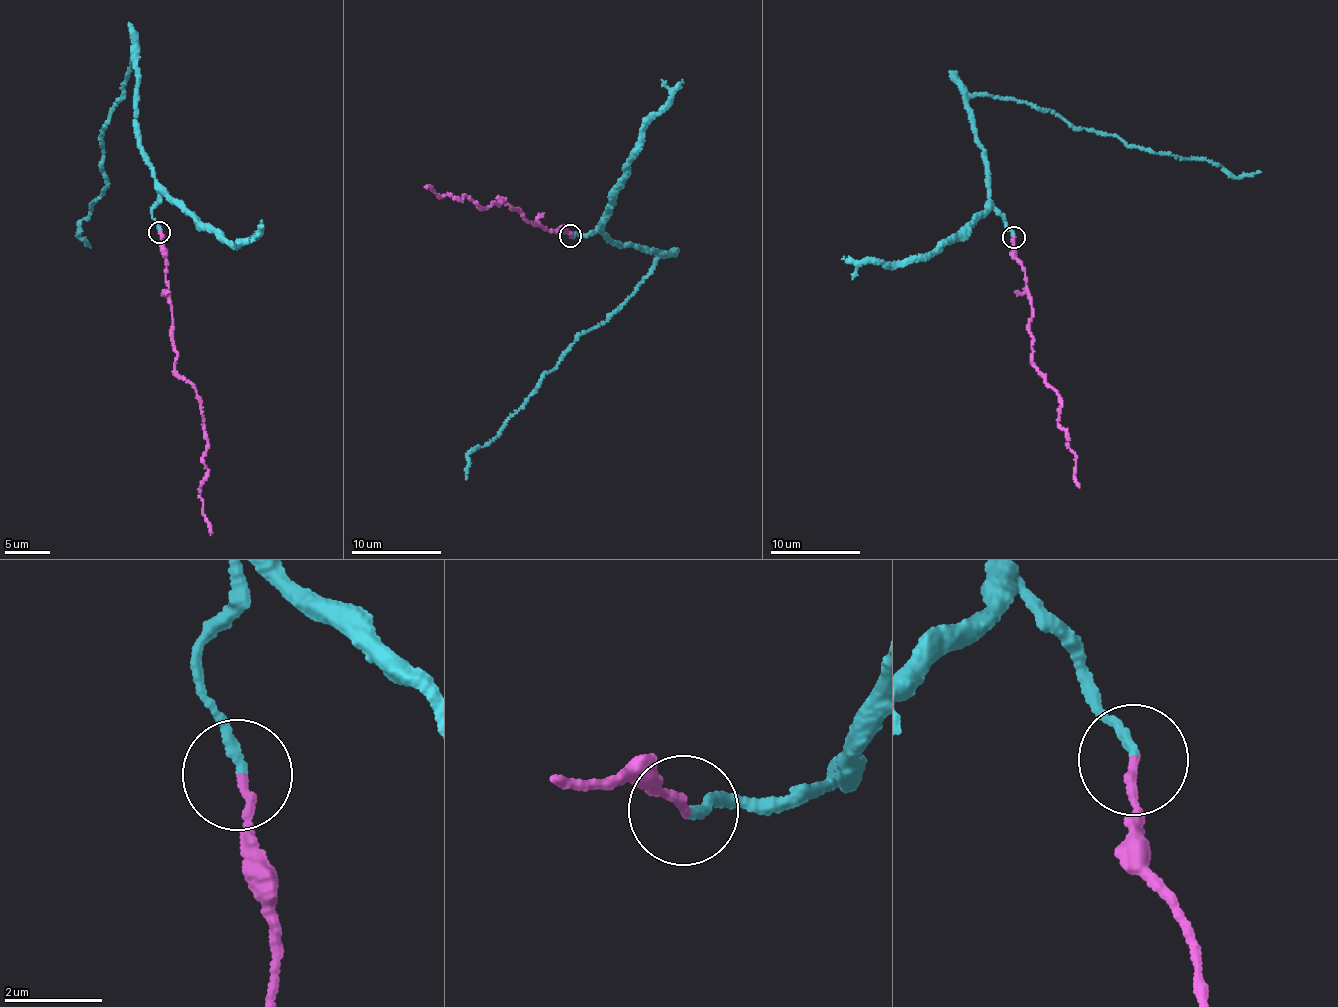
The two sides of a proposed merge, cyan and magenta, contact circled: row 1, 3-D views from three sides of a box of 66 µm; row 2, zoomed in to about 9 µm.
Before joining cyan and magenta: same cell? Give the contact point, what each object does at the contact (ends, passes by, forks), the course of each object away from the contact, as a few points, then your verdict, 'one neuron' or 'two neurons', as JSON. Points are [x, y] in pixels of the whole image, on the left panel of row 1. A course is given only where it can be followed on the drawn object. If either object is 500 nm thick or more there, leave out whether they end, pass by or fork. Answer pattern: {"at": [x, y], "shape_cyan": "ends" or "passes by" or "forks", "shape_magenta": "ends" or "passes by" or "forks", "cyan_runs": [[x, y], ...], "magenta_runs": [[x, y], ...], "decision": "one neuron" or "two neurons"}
{"at": [159, 232], "shape_cyan": "ends", "shape_magenta": "ends", "cyan_runs": [[158, 231], [152, 210], [158, 195], [137, 128], [134, 60], [102, 132], [106, 187], [79, 227], [91, 247]], "magenta_runs": [[158, 231], [175, 372], [195, 391], [206, 431], [207, 470], [200, 495], [210, 535]], "decision": "one neuron"}

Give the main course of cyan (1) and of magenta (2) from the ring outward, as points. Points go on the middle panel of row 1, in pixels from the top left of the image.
1: (570, 235), (600, 231), (656, 258), (634, 295), (580, 335), (494, 439), (468, 455), (466, 479)
2: (570, 235), (530, 222), (502, 199), (483, 208), (466, 195), (440, 197), (424, 187)

